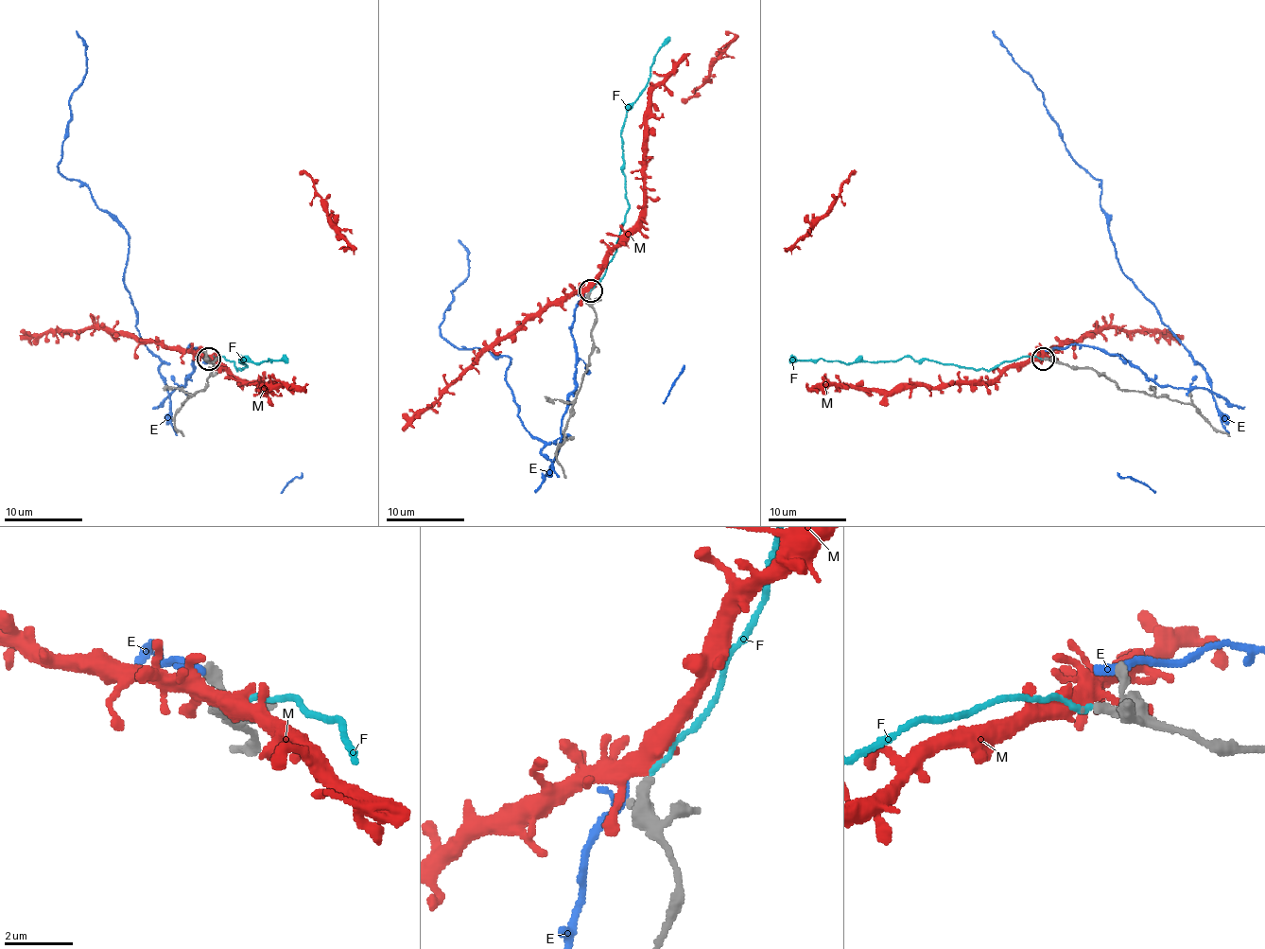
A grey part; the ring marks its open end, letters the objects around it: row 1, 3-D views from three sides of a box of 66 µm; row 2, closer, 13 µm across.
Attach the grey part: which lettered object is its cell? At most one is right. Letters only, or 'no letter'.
no letter

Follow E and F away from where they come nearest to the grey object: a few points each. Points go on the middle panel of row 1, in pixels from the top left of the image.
E: (584, 299), (552, 460), (523, 426), (510, 358), (441, 334), (468, 275), (459, 240)
F: (590, 291), (605, 272), (629, 207), (623, 173), (621, 127), (627, 109), (649, 79), (654, 54), (670, 36)

